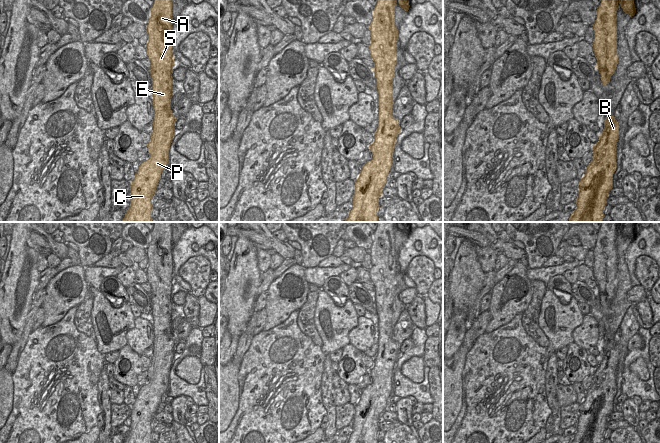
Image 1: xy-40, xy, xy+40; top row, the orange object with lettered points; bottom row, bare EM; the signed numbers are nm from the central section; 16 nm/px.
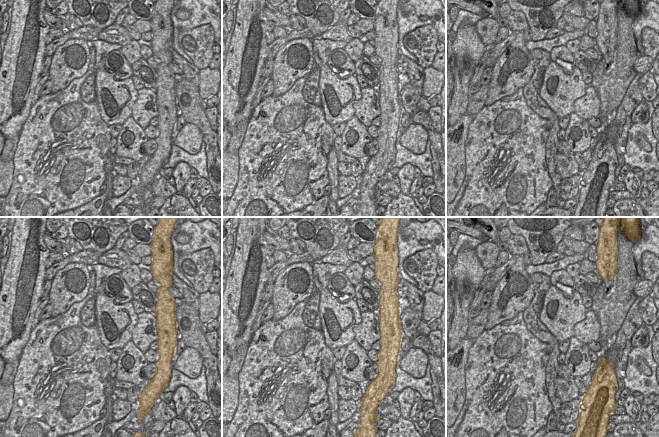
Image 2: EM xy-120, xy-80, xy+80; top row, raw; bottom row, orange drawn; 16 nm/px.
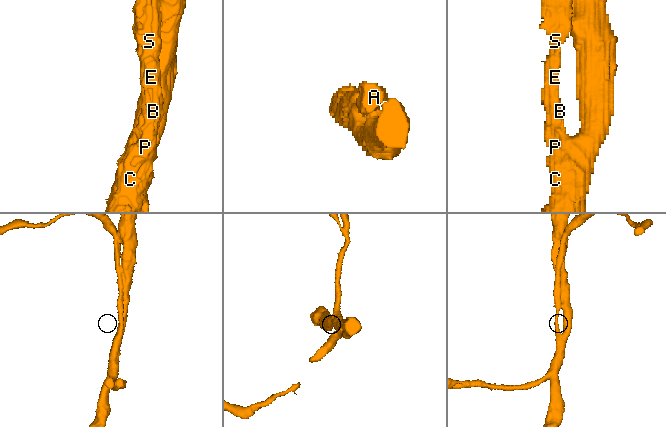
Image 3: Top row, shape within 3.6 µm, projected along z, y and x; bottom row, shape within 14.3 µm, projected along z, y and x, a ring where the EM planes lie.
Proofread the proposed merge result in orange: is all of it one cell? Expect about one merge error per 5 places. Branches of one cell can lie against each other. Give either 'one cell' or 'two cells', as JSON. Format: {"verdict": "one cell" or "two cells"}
{"verdict": "one cell"}

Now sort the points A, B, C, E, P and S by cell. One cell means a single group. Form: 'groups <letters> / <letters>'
groups A B C E P S

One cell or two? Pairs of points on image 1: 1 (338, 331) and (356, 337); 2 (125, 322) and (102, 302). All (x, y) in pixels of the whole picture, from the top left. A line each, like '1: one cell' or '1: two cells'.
1: two cells
2: one cell

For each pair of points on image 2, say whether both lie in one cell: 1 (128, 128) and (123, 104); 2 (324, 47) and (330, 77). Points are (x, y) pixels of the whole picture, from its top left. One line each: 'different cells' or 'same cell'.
1: different cells
2: different cells

